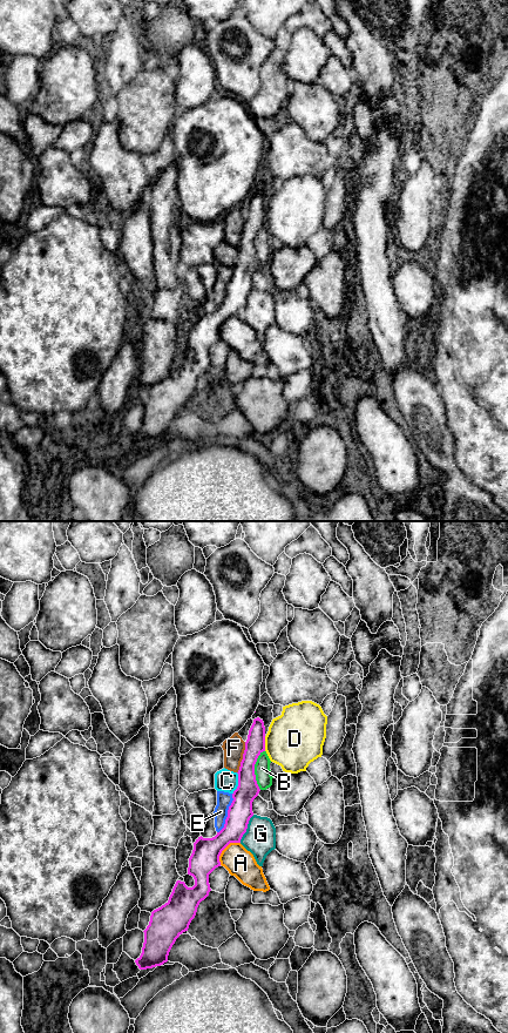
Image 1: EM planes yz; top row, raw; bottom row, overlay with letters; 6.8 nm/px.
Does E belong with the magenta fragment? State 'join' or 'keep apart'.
keep apart

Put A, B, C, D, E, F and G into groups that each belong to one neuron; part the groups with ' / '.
A / B G / C E / D / F

